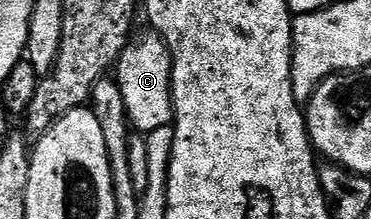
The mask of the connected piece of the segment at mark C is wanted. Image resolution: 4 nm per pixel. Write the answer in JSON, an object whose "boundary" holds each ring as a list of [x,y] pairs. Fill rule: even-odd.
{"boundary":[[[148,32],[145,38],[138,38],[120,53],[114,67],[114,80],[120,86],[131,129],[147,136],[155,129],[171,126],[174,122],[172,54],[164,39],[155,32]]]}

